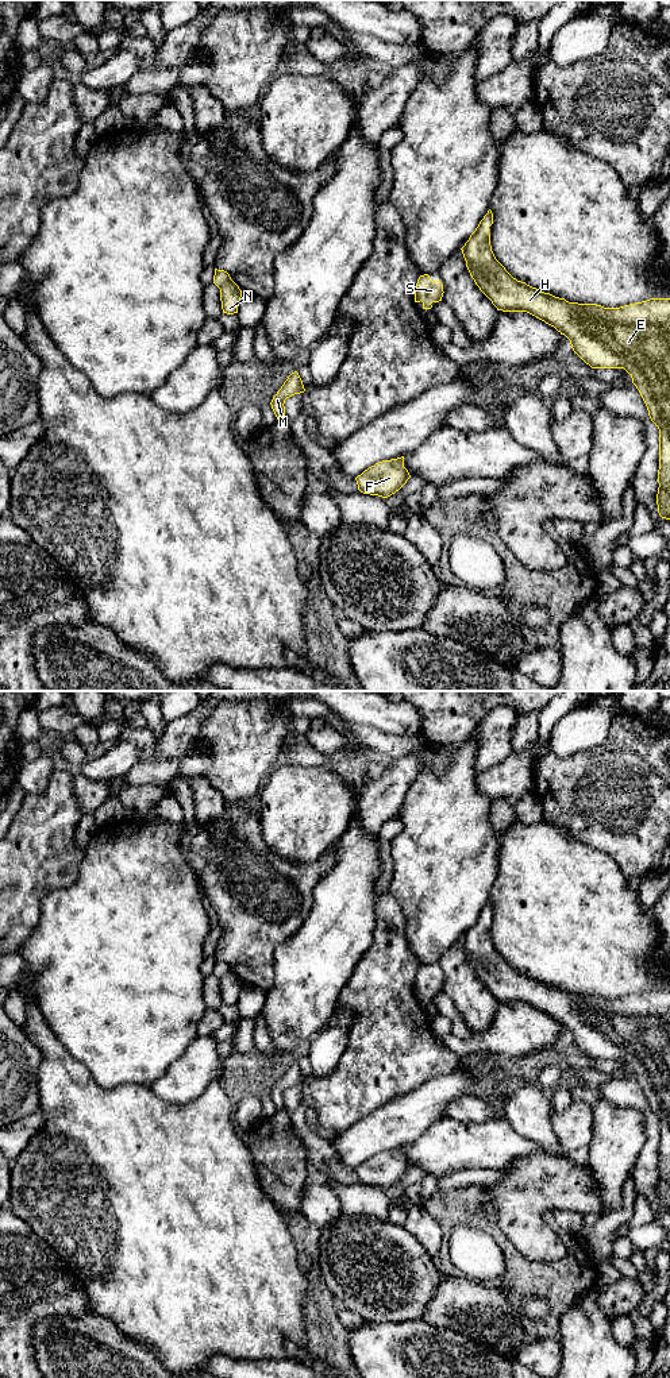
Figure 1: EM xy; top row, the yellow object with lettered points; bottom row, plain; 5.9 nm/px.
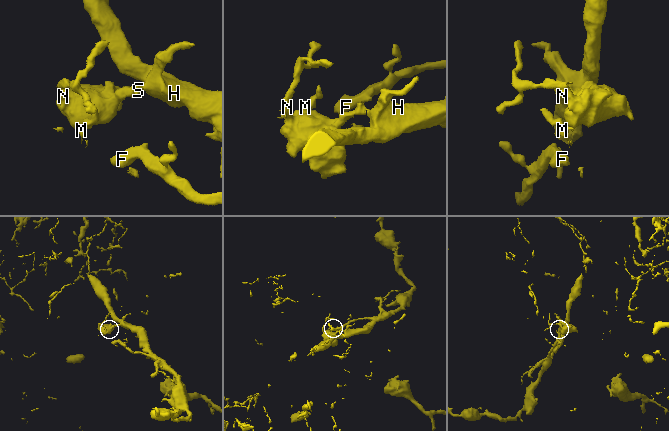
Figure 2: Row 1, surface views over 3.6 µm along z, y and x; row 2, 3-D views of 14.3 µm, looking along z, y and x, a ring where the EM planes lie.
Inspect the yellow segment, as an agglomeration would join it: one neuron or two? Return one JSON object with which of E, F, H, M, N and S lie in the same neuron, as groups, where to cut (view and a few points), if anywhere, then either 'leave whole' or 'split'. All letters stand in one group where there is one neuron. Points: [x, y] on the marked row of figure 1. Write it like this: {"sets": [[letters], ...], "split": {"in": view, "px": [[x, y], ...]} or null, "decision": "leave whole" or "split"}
{"sets": [["E", "H", "N", "S"], ["F", "M"]], "split": {"in": "xy", "px": [[231, 280], [219, 288]]}, "decision": "split"}

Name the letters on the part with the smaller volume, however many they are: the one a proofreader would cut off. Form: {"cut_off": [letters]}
{"cut_off": ["F", "M"]}

